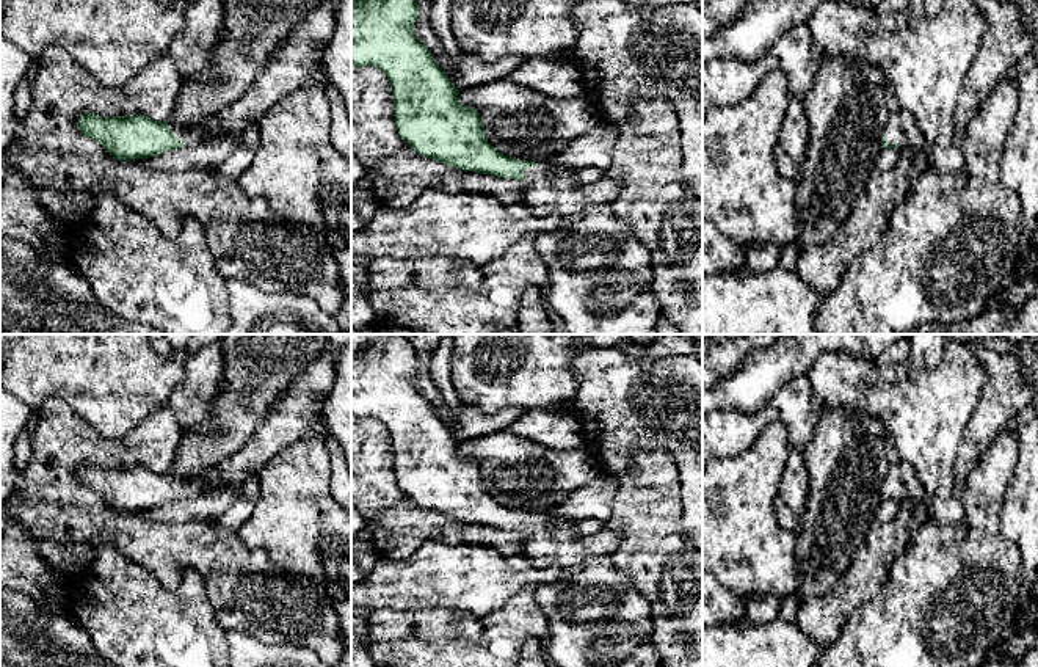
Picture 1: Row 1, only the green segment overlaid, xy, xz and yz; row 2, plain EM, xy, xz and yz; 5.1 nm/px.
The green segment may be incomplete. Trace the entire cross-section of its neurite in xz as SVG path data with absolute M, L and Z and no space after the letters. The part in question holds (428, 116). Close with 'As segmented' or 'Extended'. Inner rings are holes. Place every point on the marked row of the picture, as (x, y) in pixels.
M351 0L351 66L373 66L387 75L401 140L419 155L452 168L521 180L527 187L524 202L539 217L558 213L564 220L579 220L588 207L616 199L619 187L607 177L579 185L574 182L577 171L560 173L550 162L513 159L491 146L480 113L459 104L459 89L436 64L430 49L416 38L417 17L416 0Z. Extended

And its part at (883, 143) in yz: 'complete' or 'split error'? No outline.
split error

